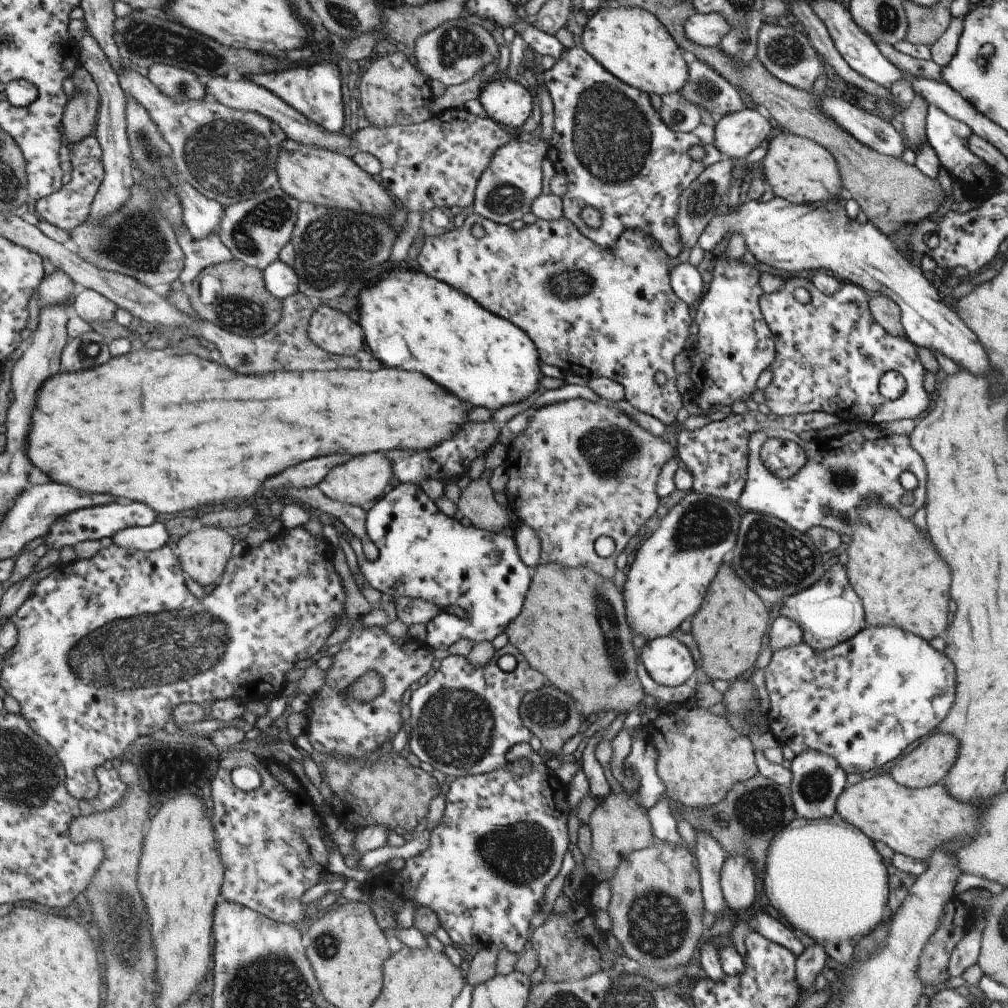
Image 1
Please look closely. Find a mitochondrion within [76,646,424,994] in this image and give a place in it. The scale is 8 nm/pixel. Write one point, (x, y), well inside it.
(127, 946)

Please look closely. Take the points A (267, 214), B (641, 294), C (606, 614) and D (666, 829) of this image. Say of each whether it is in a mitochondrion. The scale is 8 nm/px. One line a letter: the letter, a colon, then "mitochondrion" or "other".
A: mitochondrion
B: other
C: mitochondrion
D: other

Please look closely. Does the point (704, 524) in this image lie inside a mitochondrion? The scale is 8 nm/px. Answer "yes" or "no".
yes

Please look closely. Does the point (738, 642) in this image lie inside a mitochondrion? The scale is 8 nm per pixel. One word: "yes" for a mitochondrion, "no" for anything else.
no

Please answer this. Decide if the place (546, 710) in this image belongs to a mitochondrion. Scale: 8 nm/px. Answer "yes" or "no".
yes

